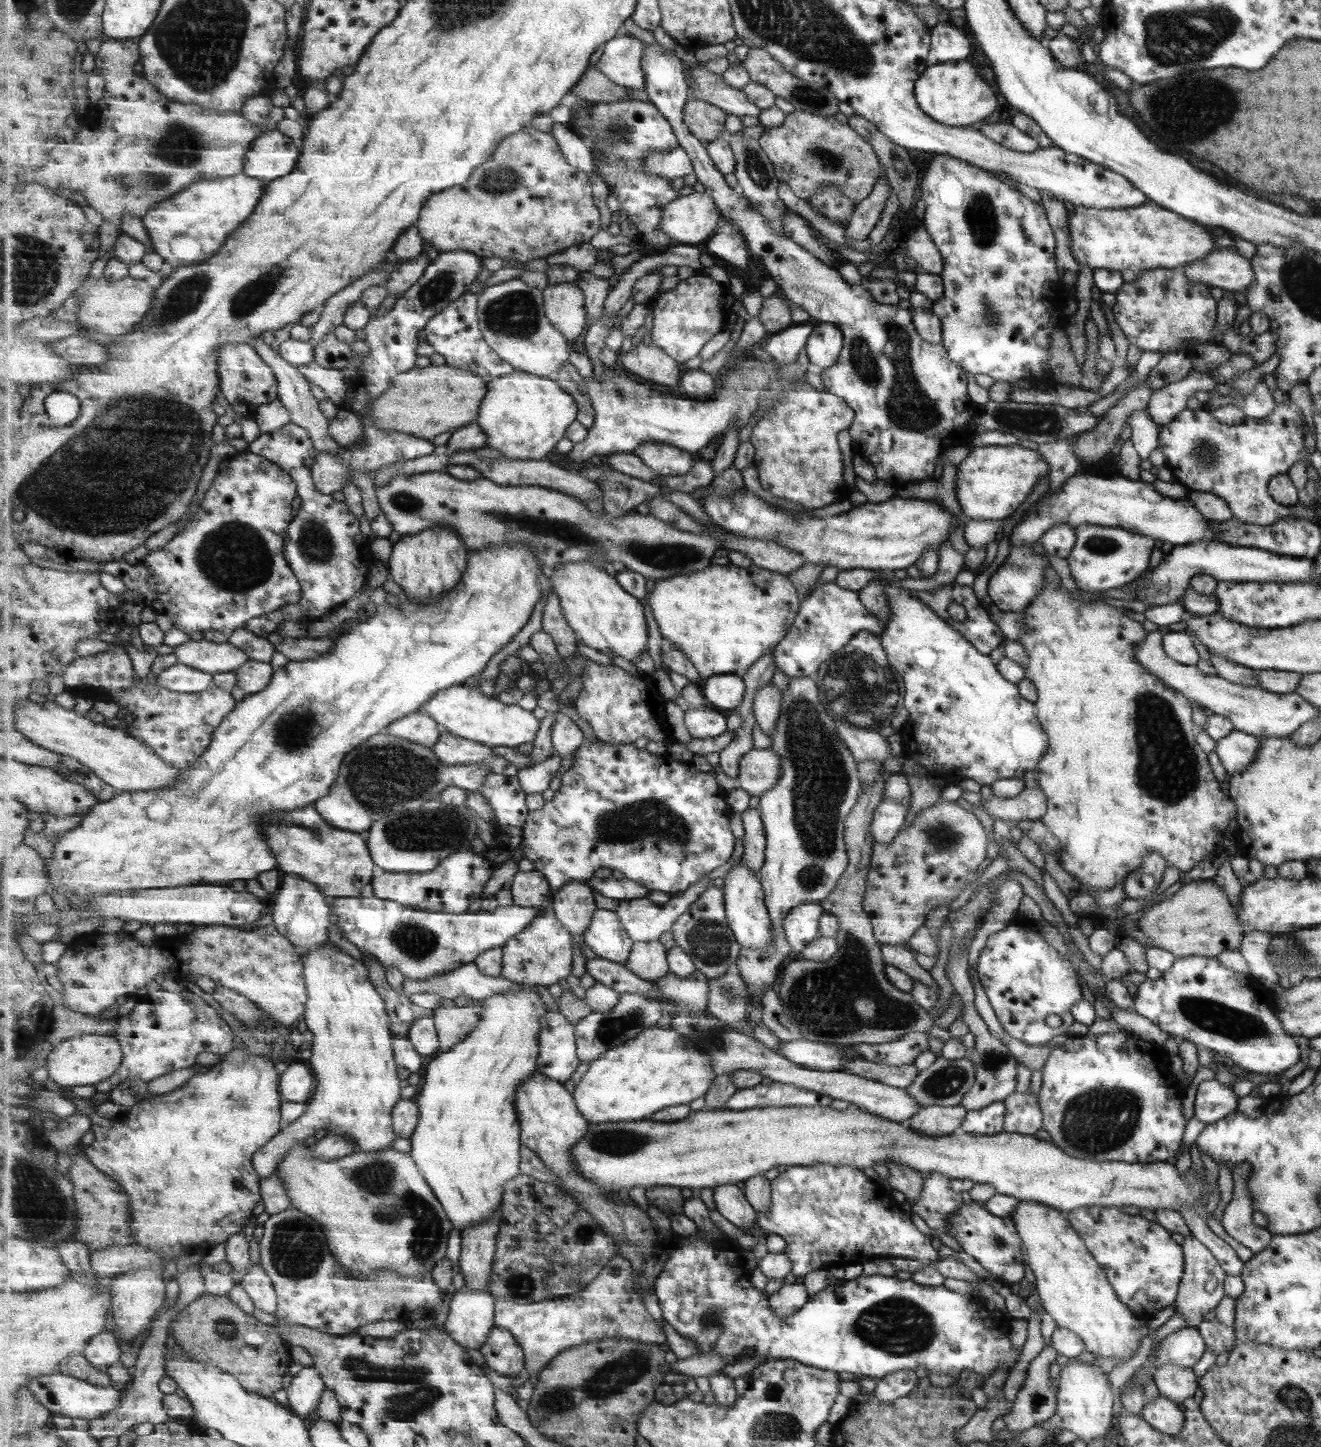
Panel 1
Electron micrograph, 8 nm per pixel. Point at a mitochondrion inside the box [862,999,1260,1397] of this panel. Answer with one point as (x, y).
(1095, 1121)

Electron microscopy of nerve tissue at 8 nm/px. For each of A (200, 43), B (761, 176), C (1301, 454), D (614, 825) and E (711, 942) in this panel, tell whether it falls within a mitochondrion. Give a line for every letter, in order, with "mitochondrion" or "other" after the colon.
A: mitochondrion
B: mitochondrion
C: other
D: mitochondrion
E: mitochondrion

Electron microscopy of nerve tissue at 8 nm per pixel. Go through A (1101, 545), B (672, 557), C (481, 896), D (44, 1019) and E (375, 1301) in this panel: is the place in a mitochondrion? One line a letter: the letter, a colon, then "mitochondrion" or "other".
A: mitochondrion
B: mitochondrion
C: other
D: other
E: other

